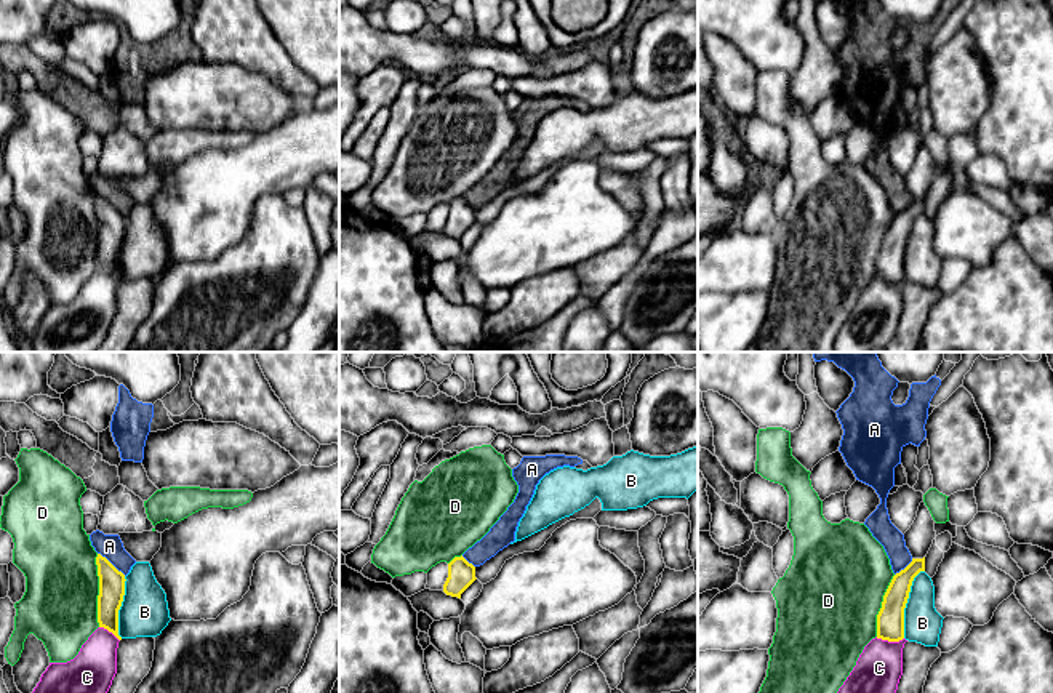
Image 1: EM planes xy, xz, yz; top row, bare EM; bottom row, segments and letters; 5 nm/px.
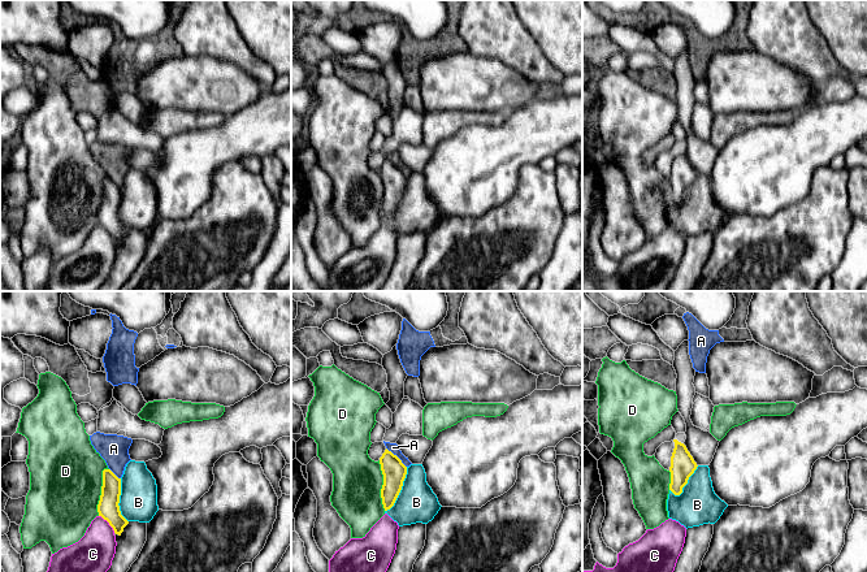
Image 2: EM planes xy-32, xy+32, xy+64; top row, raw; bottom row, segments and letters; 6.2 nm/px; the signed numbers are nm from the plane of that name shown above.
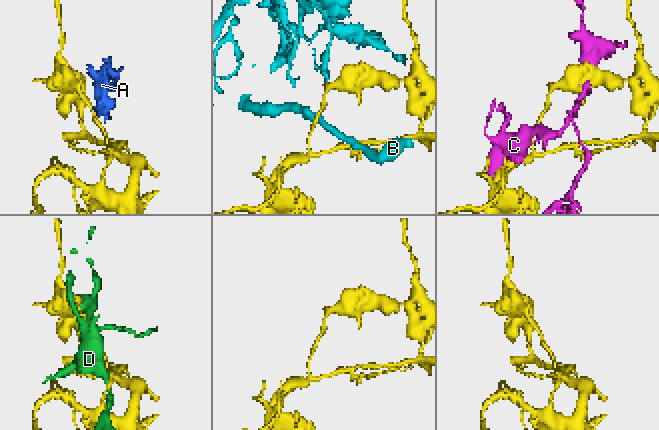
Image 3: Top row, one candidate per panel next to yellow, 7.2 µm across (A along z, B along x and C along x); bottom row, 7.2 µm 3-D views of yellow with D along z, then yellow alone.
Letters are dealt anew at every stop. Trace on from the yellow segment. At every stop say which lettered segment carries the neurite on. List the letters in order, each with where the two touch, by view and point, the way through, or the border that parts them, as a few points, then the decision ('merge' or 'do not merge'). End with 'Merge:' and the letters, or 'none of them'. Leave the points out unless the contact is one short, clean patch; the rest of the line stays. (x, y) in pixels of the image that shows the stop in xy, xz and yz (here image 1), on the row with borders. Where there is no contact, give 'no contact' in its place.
A: meets yellow in xy at (111, 564); border along xy (98, 552), (125, 575); do not merge
B: meets yellow in yz at (906, 602); do not merge
C: meets yellow in yz at (890, 640); do not merge
D: meets yellow in xy at (100, 591); do not merge
Merge: none of them

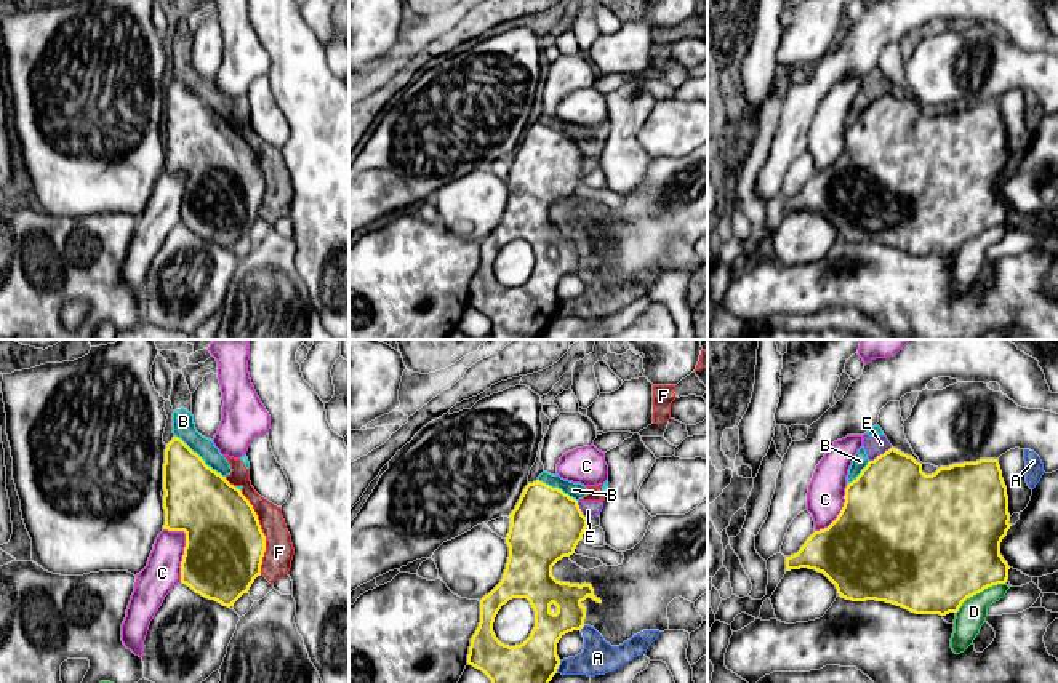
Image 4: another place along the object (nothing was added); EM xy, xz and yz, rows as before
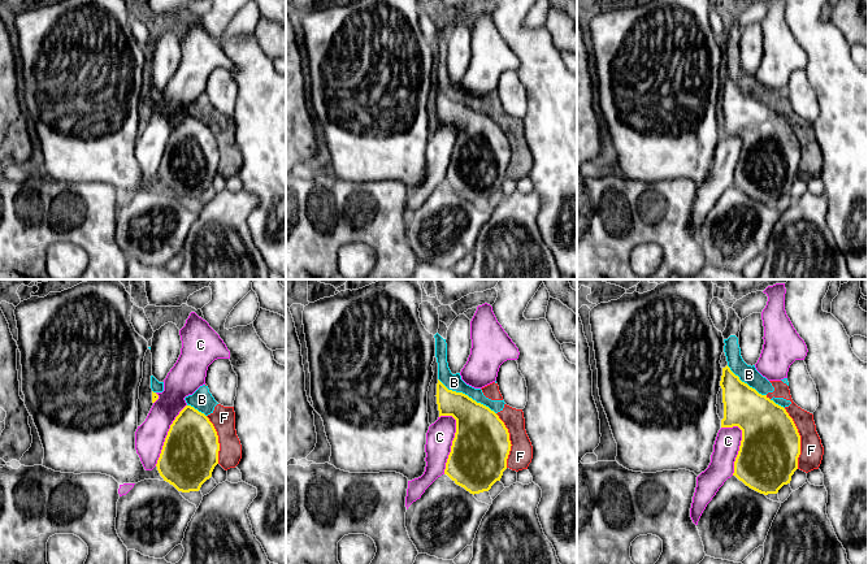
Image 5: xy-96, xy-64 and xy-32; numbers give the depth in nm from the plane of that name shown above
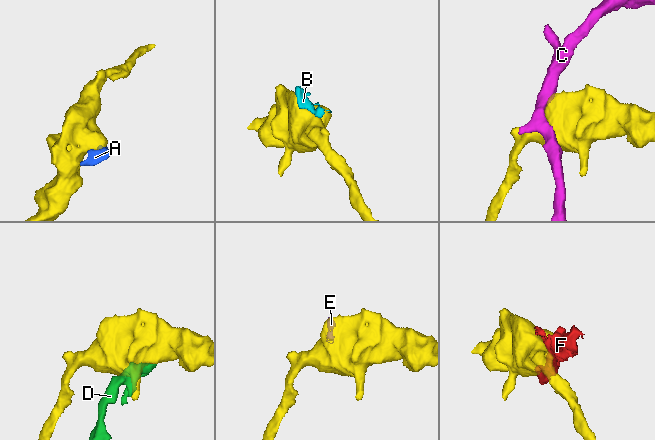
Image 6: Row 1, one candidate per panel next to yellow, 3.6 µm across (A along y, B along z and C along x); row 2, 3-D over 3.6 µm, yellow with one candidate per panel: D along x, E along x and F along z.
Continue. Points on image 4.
A: meets yellow in xz at (557, 667); do not merge
B: meets yellow in xy at (200, 458); do not merge
C: meets yellow in xy at (184, 547); do not merge
D: meets yellow in yz at (978, 592); do not merge
E: meets yellow in yz at (881, 455); border along yz (892, 447), (869, 461); do not merge
F: meets yellow in xy at (263, 533); do not merge
Merge: none of them

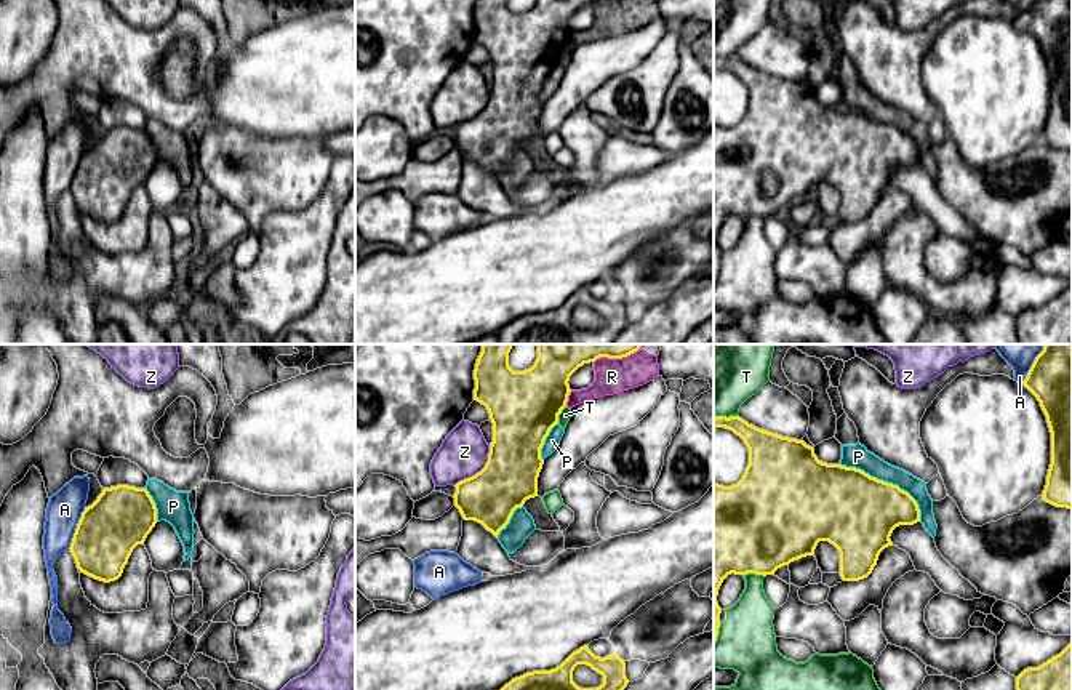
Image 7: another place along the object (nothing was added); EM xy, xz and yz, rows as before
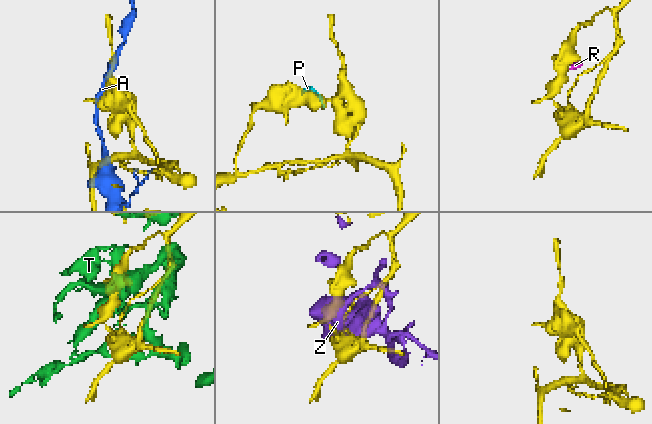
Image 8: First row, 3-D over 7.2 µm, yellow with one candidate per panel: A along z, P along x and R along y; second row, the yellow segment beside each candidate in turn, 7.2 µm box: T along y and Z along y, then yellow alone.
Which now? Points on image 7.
A: meets yellow in xy at (76, 529); do not merge
P: meets yellow in yz at (887, 482); do not merge
R: meets yellow in xz at (567, 399); do not merge
T: meets yellow in yz at (754, 572); do not merge
Z: meets yellow in xz at (480, 471); do not merge
Merge: none of them

